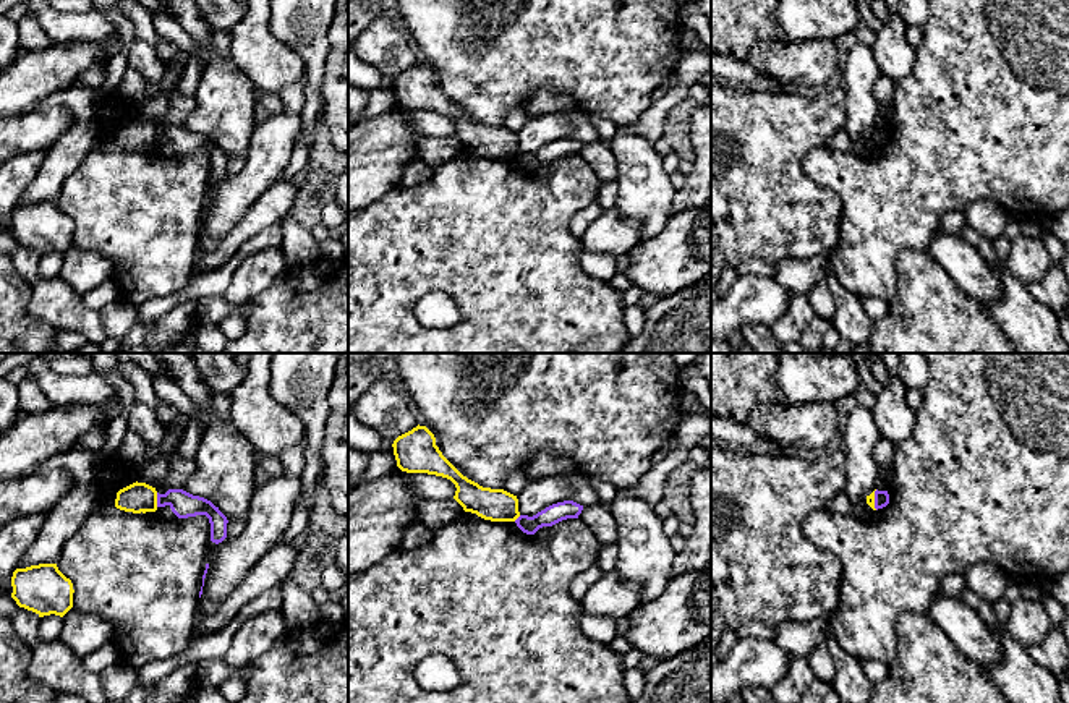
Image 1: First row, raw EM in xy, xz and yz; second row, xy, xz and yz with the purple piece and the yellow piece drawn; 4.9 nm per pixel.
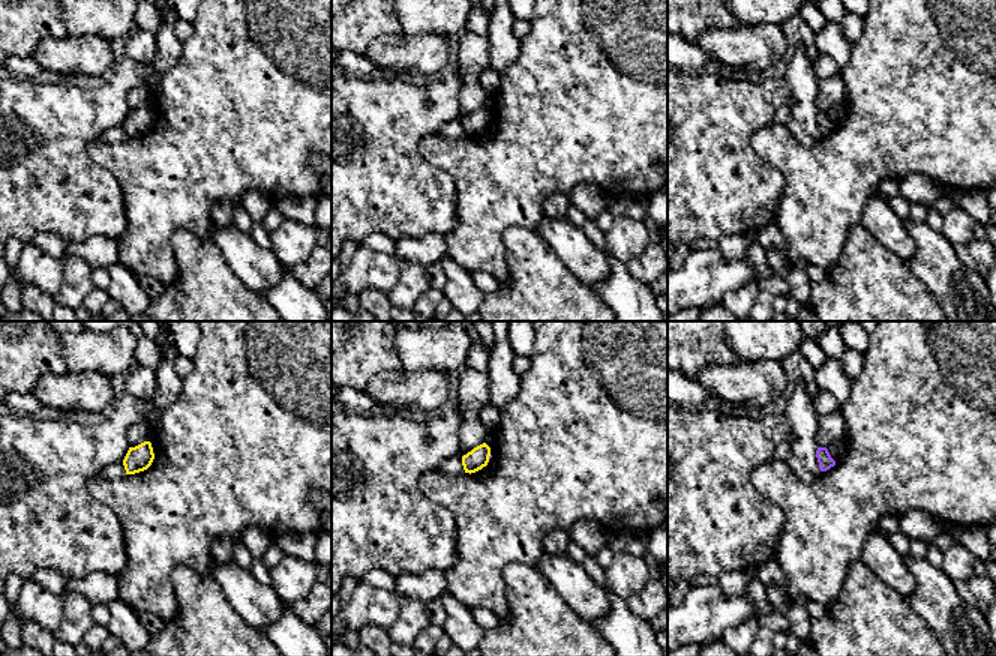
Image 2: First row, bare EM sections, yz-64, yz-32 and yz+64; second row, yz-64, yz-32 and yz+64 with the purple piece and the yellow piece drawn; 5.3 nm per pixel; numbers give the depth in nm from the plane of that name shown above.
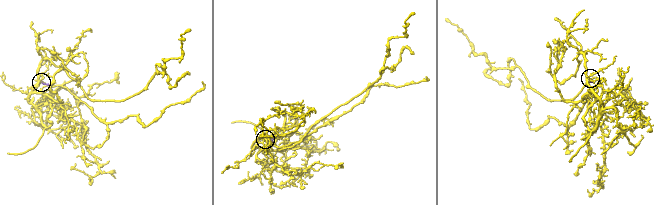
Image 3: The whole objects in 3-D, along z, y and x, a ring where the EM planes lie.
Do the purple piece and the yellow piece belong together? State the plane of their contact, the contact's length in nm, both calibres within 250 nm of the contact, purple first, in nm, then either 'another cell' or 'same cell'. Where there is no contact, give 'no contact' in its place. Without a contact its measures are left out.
contact in xy; length 70 nm; calibres 130 and 150 nm; another cell

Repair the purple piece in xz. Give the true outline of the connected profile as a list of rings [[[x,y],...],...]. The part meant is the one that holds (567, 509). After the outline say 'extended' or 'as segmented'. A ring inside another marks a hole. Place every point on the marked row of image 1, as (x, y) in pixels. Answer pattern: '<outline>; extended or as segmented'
[[[564,501],[546,507],[533,517],[520,515],[515,523],[523,533],[534,535],[543,526],[552,526],[567,518],[578,518],[581,510],[583,505],[573,501]]]; as segmented

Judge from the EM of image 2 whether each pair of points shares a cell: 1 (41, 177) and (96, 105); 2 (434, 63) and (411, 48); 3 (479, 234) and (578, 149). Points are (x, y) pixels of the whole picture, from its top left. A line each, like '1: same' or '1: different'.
1: same
2: same
3: same

